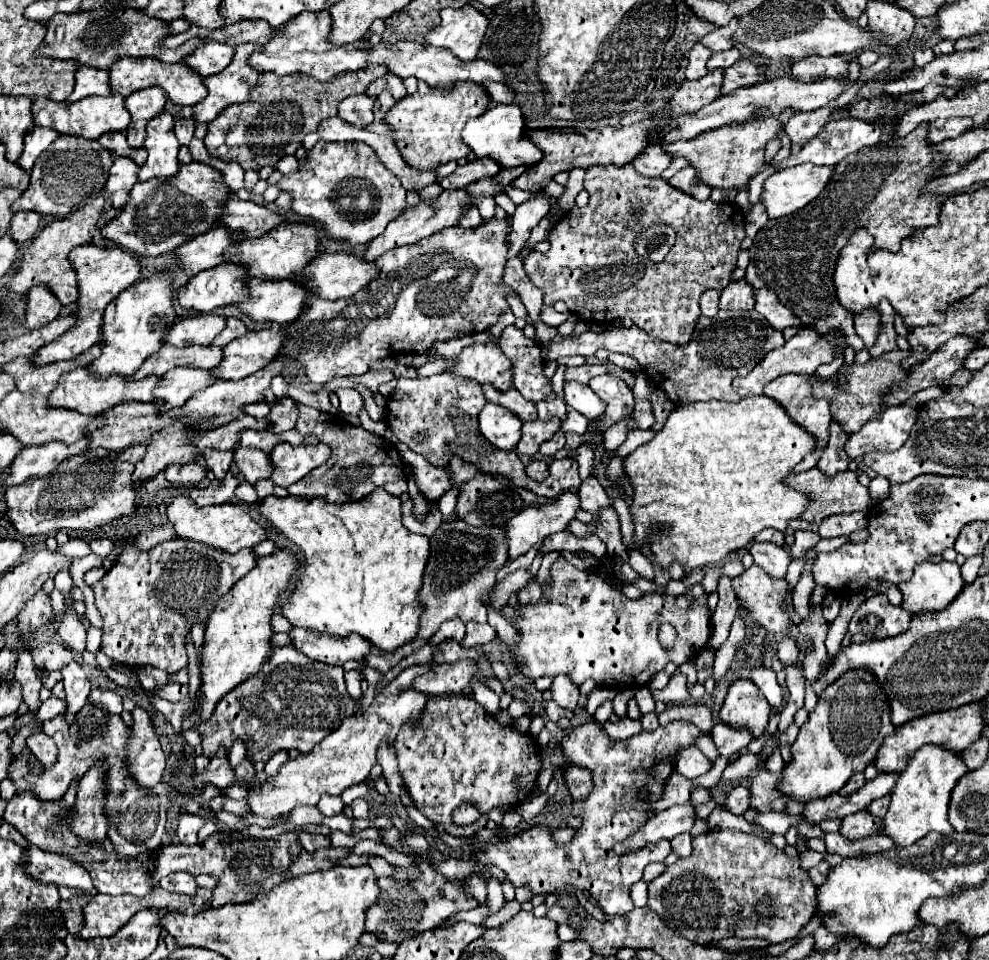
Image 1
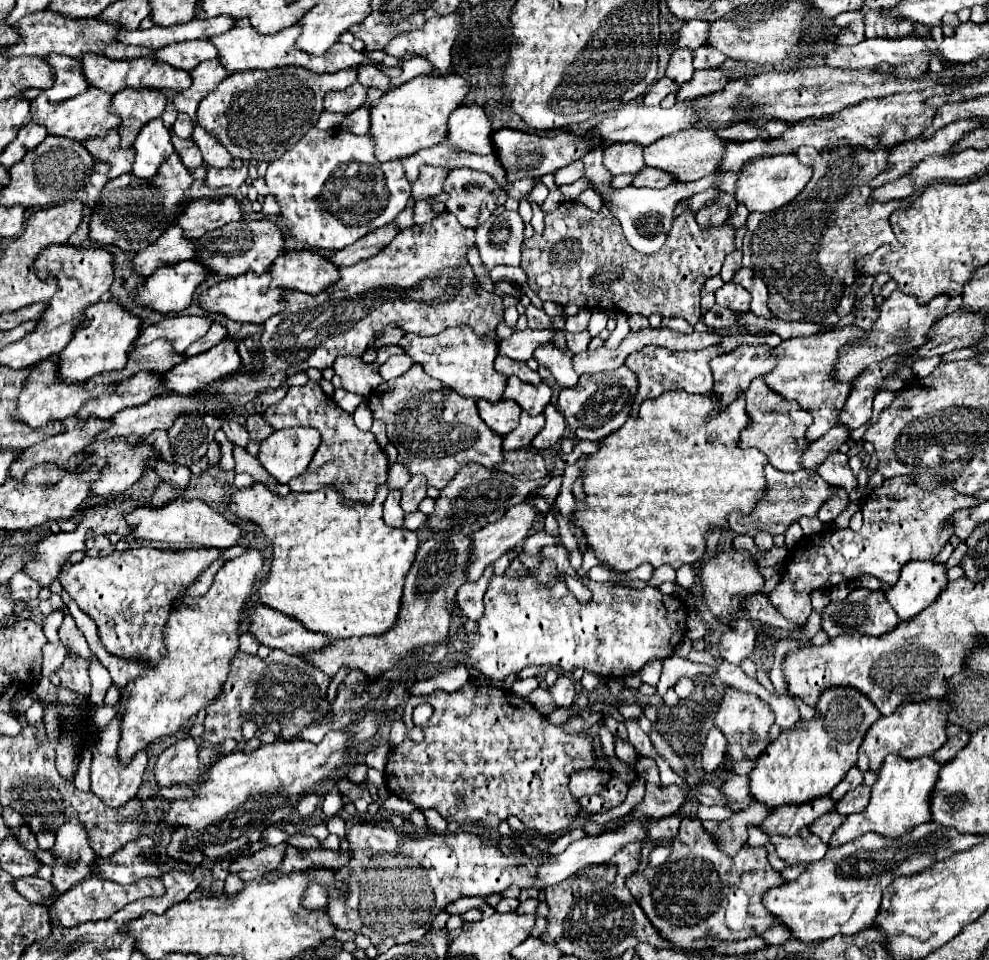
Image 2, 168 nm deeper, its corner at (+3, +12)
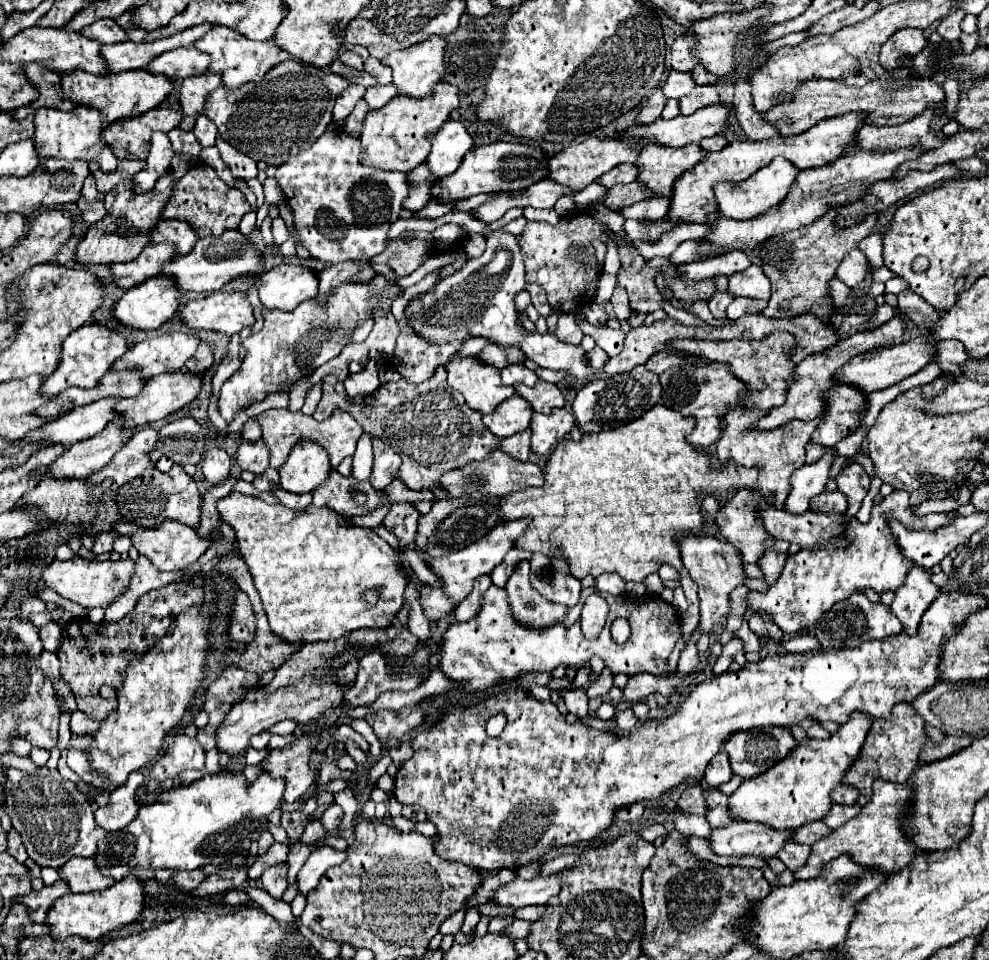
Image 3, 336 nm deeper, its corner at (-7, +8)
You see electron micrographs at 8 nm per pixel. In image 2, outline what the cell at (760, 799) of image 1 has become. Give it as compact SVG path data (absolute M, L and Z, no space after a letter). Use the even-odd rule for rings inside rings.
M730 775L726 783L722 785L726 797L728 797L728 807L734 811L748 809L754 803L754 797L750 793L750 777L748 775Z

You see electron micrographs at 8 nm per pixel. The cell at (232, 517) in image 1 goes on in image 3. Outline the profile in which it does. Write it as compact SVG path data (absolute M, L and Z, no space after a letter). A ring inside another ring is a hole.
M166 521L156 529L142 529L134 523L118 523L112 527L112 533L120 537L130 537L134 549L146 559L150 559L158 567L158 571L178 571L178 569L190 567L194 561L198 561L200 555L204 555L204 551L212 543L210 539L200 539L192 527L182 525L178 521Z

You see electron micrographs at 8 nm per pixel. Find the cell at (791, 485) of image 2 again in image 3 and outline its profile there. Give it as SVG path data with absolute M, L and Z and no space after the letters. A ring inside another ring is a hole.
M742 489L738 491L726 507L722 507L714 519L718 533L742 555L742 563L756 563L762 551L772 545L772 535L764 531L756 519L756 509L760 503L768 503L760 493Z

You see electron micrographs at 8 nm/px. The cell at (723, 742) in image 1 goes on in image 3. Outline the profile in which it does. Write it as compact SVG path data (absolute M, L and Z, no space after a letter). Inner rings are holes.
M720 751L712 761L710 765L706 767L706 775L704 775L704 781L710 785L710 787L720 787L722 783L728 783L732 779L732 769L730 769L730 761L728 761L728 755L726 751Z

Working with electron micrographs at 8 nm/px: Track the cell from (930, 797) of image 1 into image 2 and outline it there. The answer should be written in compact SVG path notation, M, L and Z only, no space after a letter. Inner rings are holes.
M886 755L878 781L872 787L872 797L868 807L862 813L848 815L846 821L840 825L840 829L832 835L830 843L832 847L844 845L848 841L858 839L860 835L868 831L876 831L880 835L890 835L890 837L900 837L906 831L910 831L914 825L928 823L932 821L932 811L930 811L930 799L932 791L938 783L938 773L942 765L932 759L932 757L918 757L918 759L904 759L900 755Z

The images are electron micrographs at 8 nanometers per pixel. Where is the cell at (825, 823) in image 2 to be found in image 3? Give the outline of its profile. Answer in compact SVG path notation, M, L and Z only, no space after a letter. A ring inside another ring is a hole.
M816 821L816 823L810 823L810 825L796 829L794 835L790 837L790 841L802 843L802 845L814 845L816 841L820 841L826 835L830 835L830 829L822 821Z

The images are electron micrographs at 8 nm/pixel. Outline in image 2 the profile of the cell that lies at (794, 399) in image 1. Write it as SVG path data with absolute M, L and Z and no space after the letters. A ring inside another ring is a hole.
M756 377L750 383L750 389L746 391L746 409L750 413L752 423L740 433L738 445L742 449L746 447L760 449L762 453L768 455L768 461L780 471L786 471L786 473L800 471L802 469L800 457L810 447L806 439L806 429L812 425L812 415L802 407L798 407L796 403L790 403L782 395L776 395L776 391L772 391L764 383L764 377Z

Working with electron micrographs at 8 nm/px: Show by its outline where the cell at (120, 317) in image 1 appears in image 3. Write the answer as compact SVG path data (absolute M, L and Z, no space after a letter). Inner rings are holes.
M96 323L82 325L80 329L72 331L66 341L62 341L62 363L58 365L58 371L54 371L54 375L44 379L40 393L56 397L68 387L82 387L82 389L96 387L98 379L106 371L110 371L112 363L120 359L126 353L126 349L128 349L128 343L122 333L106 329L104 325L96 325Z

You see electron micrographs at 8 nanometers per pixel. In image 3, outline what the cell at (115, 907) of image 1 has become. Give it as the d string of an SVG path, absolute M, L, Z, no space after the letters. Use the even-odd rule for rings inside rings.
M128 873L122 881L112 885L110 889L94 891L94 893L70 893L62 899L56 899L50 907L50 913L46 917L46 923L52 927L50 937L52 939L66 939L72 935L78 935L82 939L98 939L114 929L130 925L144 909L144 893L142 883Z

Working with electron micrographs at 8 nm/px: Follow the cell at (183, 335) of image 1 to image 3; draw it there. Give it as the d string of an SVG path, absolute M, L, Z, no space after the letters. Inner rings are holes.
M168 333L156 339L148 339L132 345L122 359L114 363L114 371L138 369L148 381L160 373L178 371L196 351L200 339L186 333Z

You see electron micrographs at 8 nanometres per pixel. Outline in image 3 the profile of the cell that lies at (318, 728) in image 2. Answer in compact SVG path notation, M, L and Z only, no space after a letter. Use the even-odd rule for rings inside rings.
M304 733L298 741L268 753L268 757L260 763L260 771L270 771L274 777L286 779L286 803L294 803L316 783L316 773L308 768L314 743L316 735Z

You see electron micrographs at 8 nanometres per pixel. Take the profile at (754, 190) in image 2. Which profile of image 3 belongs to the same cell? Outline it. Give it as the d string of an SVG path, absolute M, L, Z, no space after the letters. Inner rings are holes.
M780 157L780 159L774 159L768 167L762 167L760 171L756 171L744 183L718 183L718 187L714 187L718 211L722 211L730 219L752 219L754 215L762 215L770 207L784 201L786 193L790 191L792 183L796 181L798 173L800 171L790 161Z

